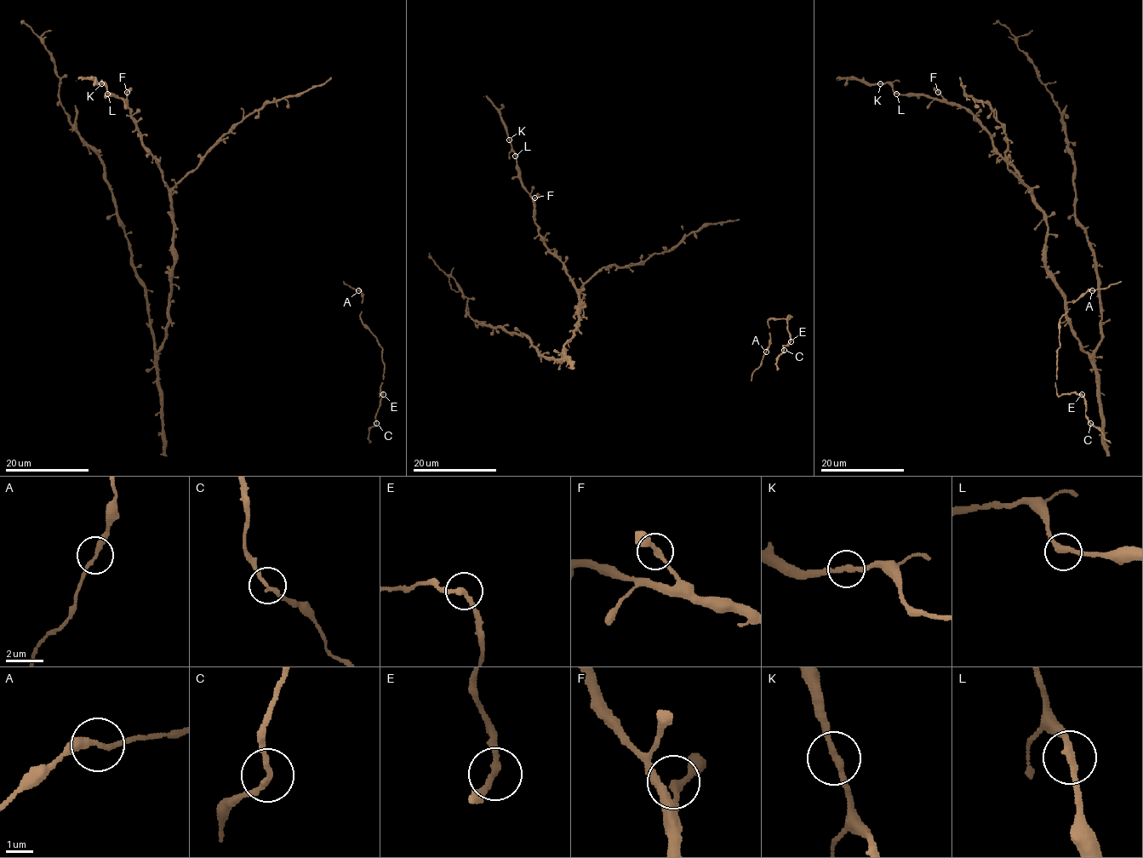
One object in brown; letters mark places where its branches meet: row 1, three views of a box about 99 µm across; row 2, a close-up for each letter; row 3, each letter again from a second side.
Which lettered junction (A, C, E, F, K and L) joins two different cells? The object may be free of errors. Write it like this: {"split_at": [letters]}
{"split_at": []}

